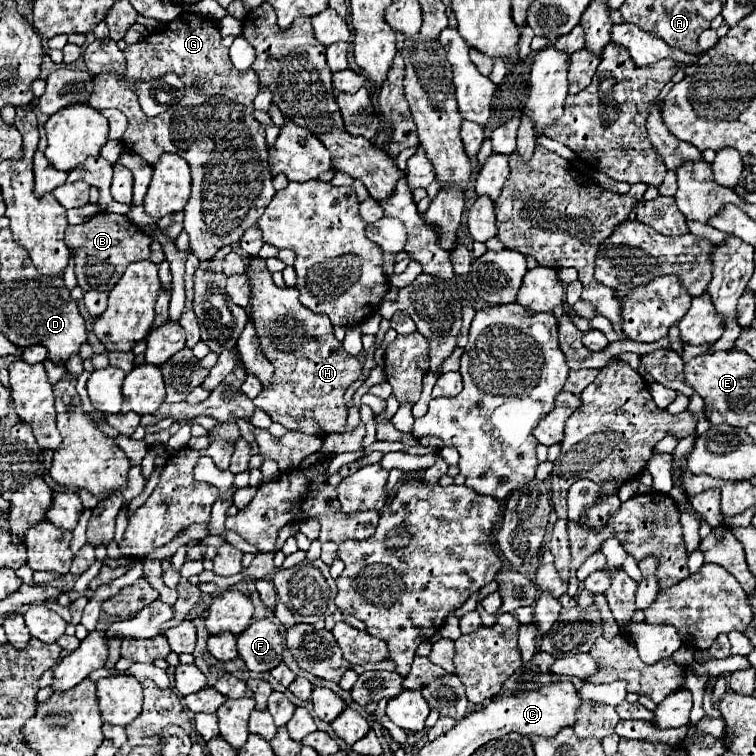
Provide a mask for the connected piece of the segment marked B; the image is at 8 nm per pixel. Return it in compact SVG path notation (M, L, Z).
M101 211L99 215L91 217L87 223L67 227L65 243L73 253L75 259L75 275L79 287L83 289L83 303L85 309L97 317L107 307L107 293L115 287L115 283L125 273L125 267L133 261L149 259L149 245L151 237L147 237L139 227L129 223L125 215Z

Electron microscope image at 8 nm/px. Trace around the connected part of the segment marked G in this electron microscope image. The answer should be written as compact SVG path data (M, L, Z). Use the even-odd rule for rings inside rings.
M181 13L161 31L149 33L135 45L127 45L123 55L127 63L123 75L95 75L89 105L95 109L119 109L129 119L121 139L125 149L149 165L155 165L163 153L175 153L189 163L192 185L183 210L183 229L189 233L191 251L197 259L213 259L219 247L237 243L245 229L255 225L275 195L265 129L253 117L259 77L255 71L235 69L227 47L221 45L217 23L193 13ZM165 73L177 73L185 81L185 97L173 113L147 117L133 87L139 81L151 81ZM193 83L203 83L203 91L197 91Z

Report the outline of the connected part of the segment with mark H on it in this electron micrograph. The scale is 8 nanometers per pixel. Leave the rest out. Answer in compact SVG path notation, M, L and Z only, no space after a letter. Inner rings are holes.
M263 259L249 263L247 277L253 287L249 317L257 327L263 353L275 367L271 383L253 399L255 407L267 411L275 423L285 425L289 431L319 437L339 433L347 419L343 393L361 375L359 359L353 355L345 359L345 349L341 341L335 339L327 315L307 311L307 307L299 303L299 291L295 287L275 287Z

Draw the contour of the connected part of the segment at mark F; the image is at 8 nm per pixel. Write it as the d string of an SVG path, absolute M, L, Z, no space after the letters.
M269 619L255 621L237 637L237 649L249 671L269 671L277 667L281 663L279 627Z

